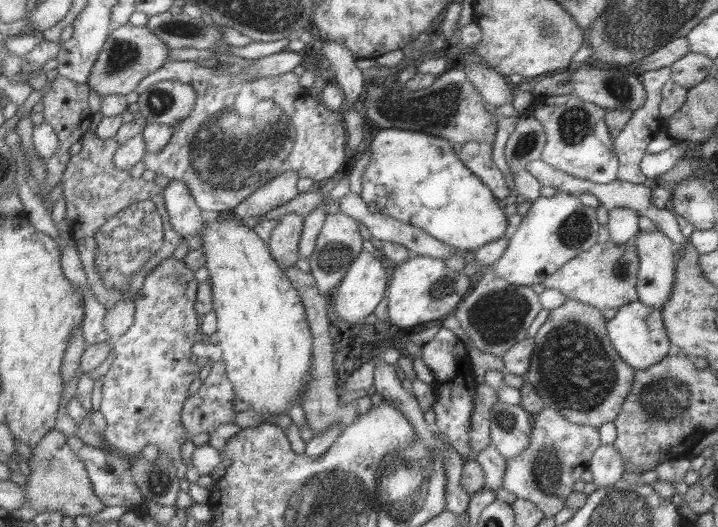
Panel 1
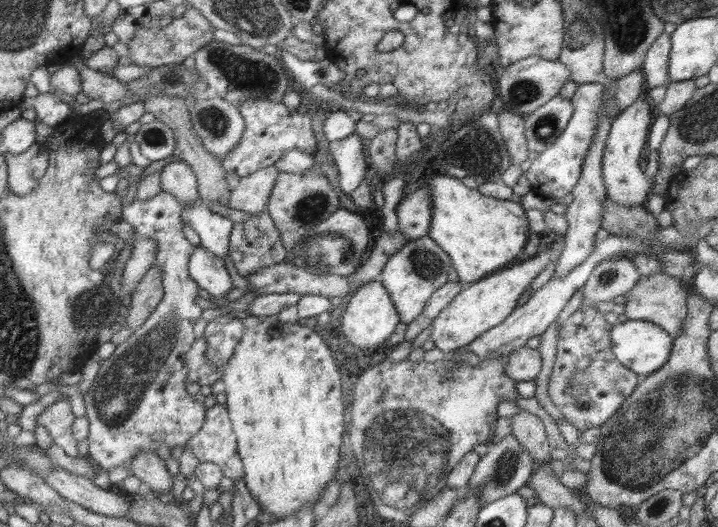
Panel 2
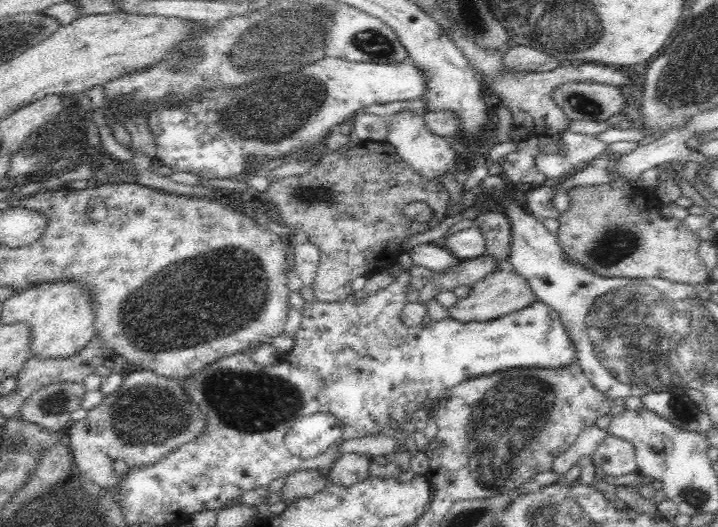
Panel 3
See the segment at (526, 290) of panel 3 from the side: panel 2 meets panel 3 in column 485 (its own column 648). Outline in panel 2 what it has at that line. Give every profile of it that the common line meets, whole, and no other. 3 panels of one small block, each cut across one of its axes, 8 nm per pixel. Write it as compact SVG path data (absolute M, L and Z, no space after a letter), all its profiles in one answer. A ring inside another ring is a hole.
M665 273L653 274L653 276L639 276L636 286L625 294L626 301L623 306L623 314L629 320L644 320L659 325L669 336L677 336L681 332L681 322L685 318L685 298L690 287L680 283L679 279Z

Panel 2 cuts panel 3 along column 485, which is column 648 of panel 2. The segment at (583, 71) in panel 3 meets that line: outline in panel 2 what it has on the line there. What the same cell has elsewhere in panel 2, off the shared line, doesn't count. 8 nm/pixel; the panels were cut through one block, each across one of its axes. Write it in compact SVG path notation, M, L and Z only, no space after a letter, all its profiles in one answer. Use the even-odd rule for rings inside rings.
M661 32L656 40L653 40L647 52L640 70L644 75L645 89L668 84L667 70L670 54L670 36Z

